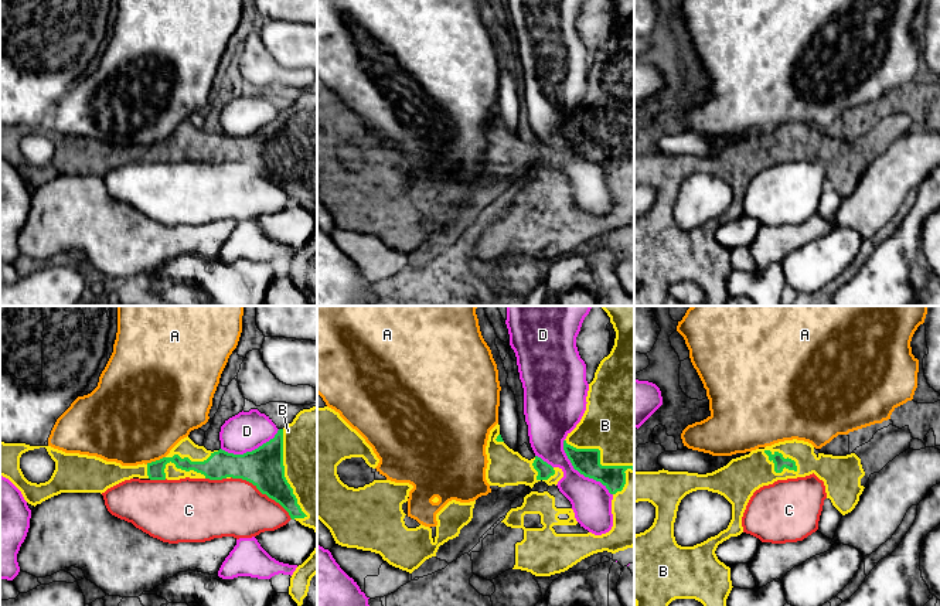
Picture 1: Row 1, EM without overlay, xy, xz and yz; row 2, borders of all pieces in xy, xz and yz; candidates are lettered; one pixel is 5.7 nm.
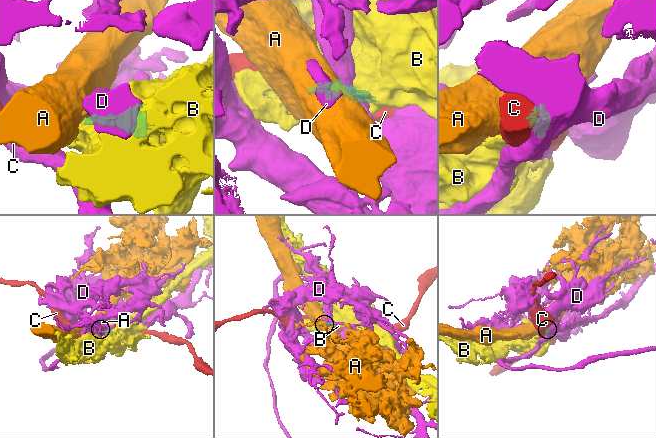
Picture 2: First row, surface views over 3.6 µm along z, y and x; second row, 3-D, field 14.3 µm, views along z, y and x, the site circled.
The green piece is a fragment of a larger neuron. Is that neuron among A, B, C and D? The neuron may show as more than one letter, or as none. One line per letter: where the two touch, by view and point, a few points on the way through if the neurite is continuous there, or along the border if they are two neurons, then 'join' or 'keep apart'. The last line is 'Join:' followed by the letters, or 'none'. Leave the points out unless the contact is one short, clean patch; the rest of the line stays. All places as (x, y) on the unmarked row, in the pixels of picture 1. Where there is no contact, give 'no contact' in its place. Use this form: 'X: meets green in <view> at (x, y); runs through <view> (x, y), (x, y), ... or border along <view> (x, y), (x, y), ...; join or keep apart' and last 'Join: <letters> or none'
A: meets green in xy at (156, 143); border along xy (164, 139), (146, 146); keep apart
B: meets green in xz at (599, 146); join
C: meets green in xy at (262, 176); keep apart
D: meets green in xz at (579, 155); keep apart
Join: B

